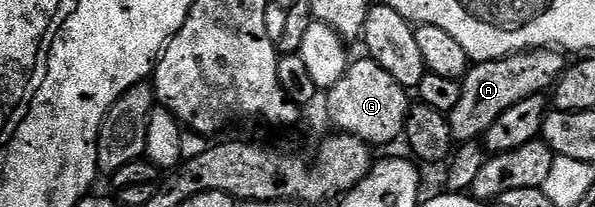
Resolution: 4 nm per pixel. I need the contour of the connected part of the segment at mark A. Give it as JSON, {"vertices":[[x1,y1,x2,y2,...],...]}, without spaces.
{"vertices":[[555,48,529,49,526,53,514,53,497,61,473,64,463,79,462,99,458,99,458,107,447,114,453,142,472,143,483,138,490,123,494,123,502,111,527,97,547,94,559,81,565,68,565,54]]}

